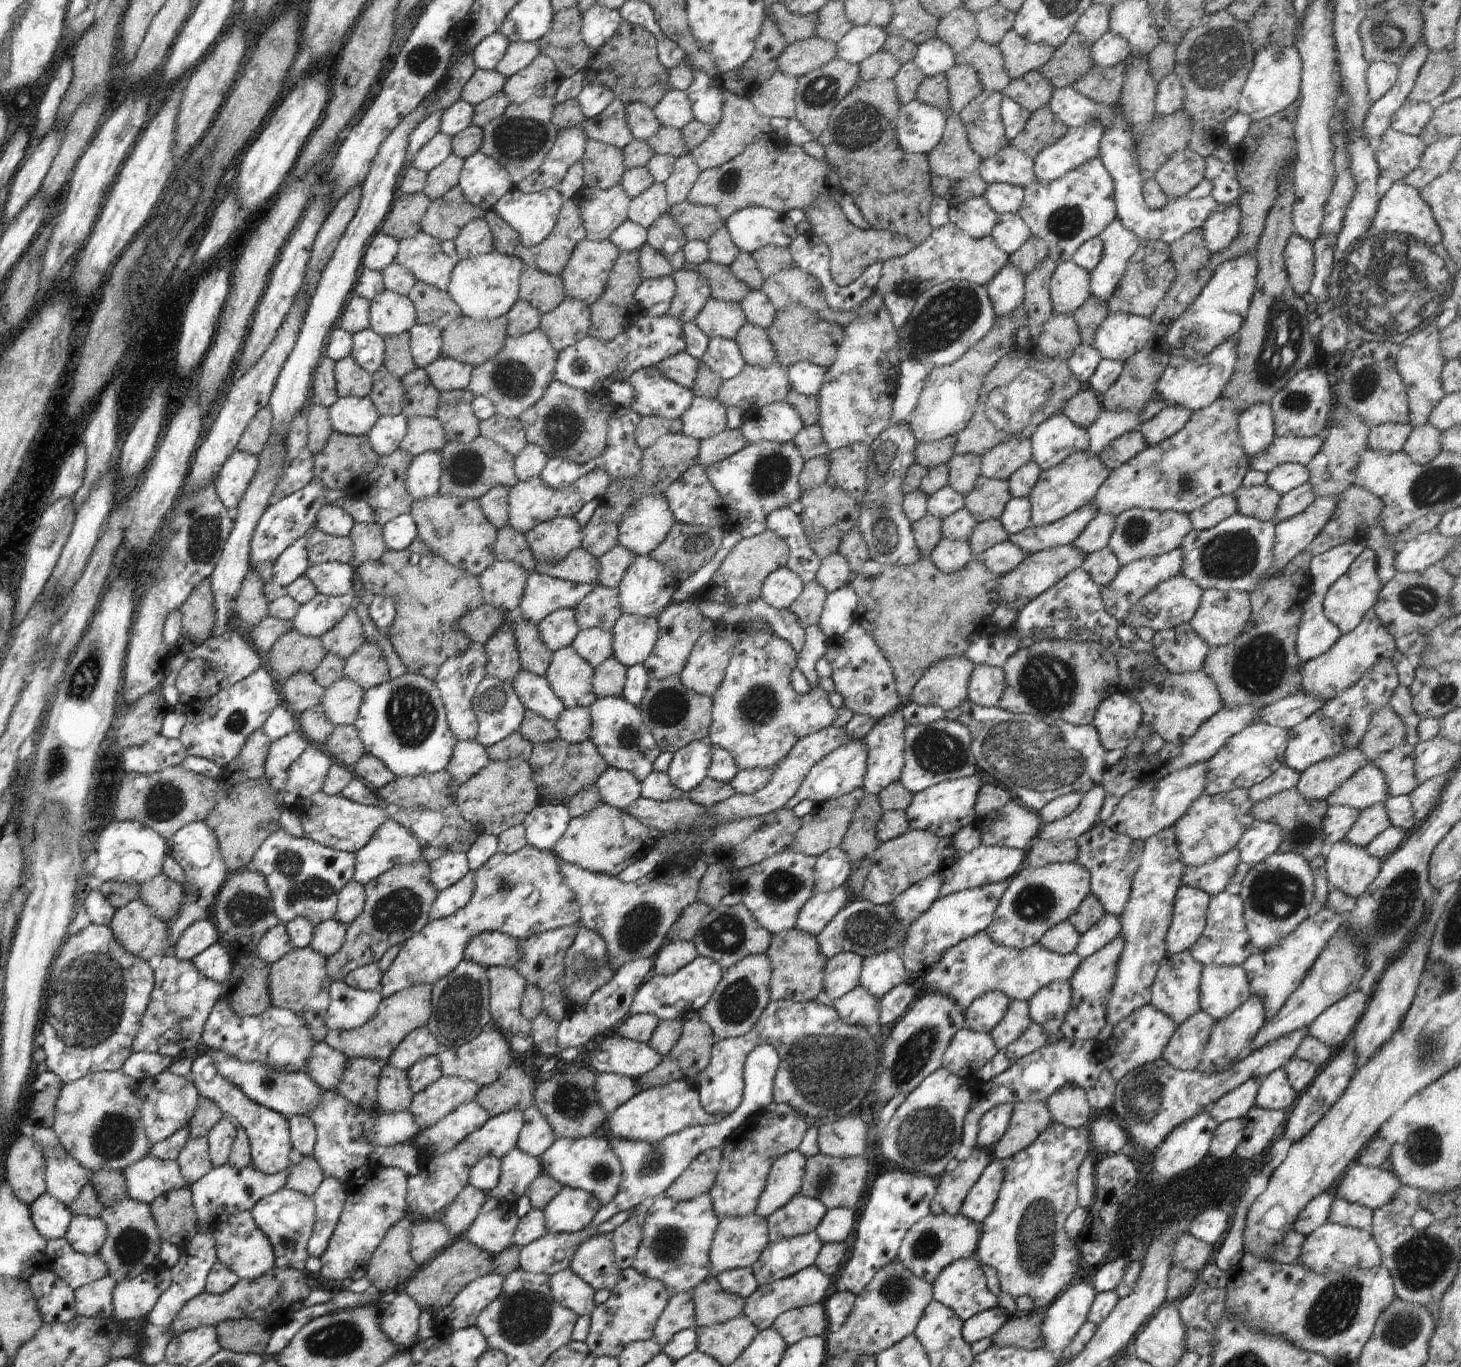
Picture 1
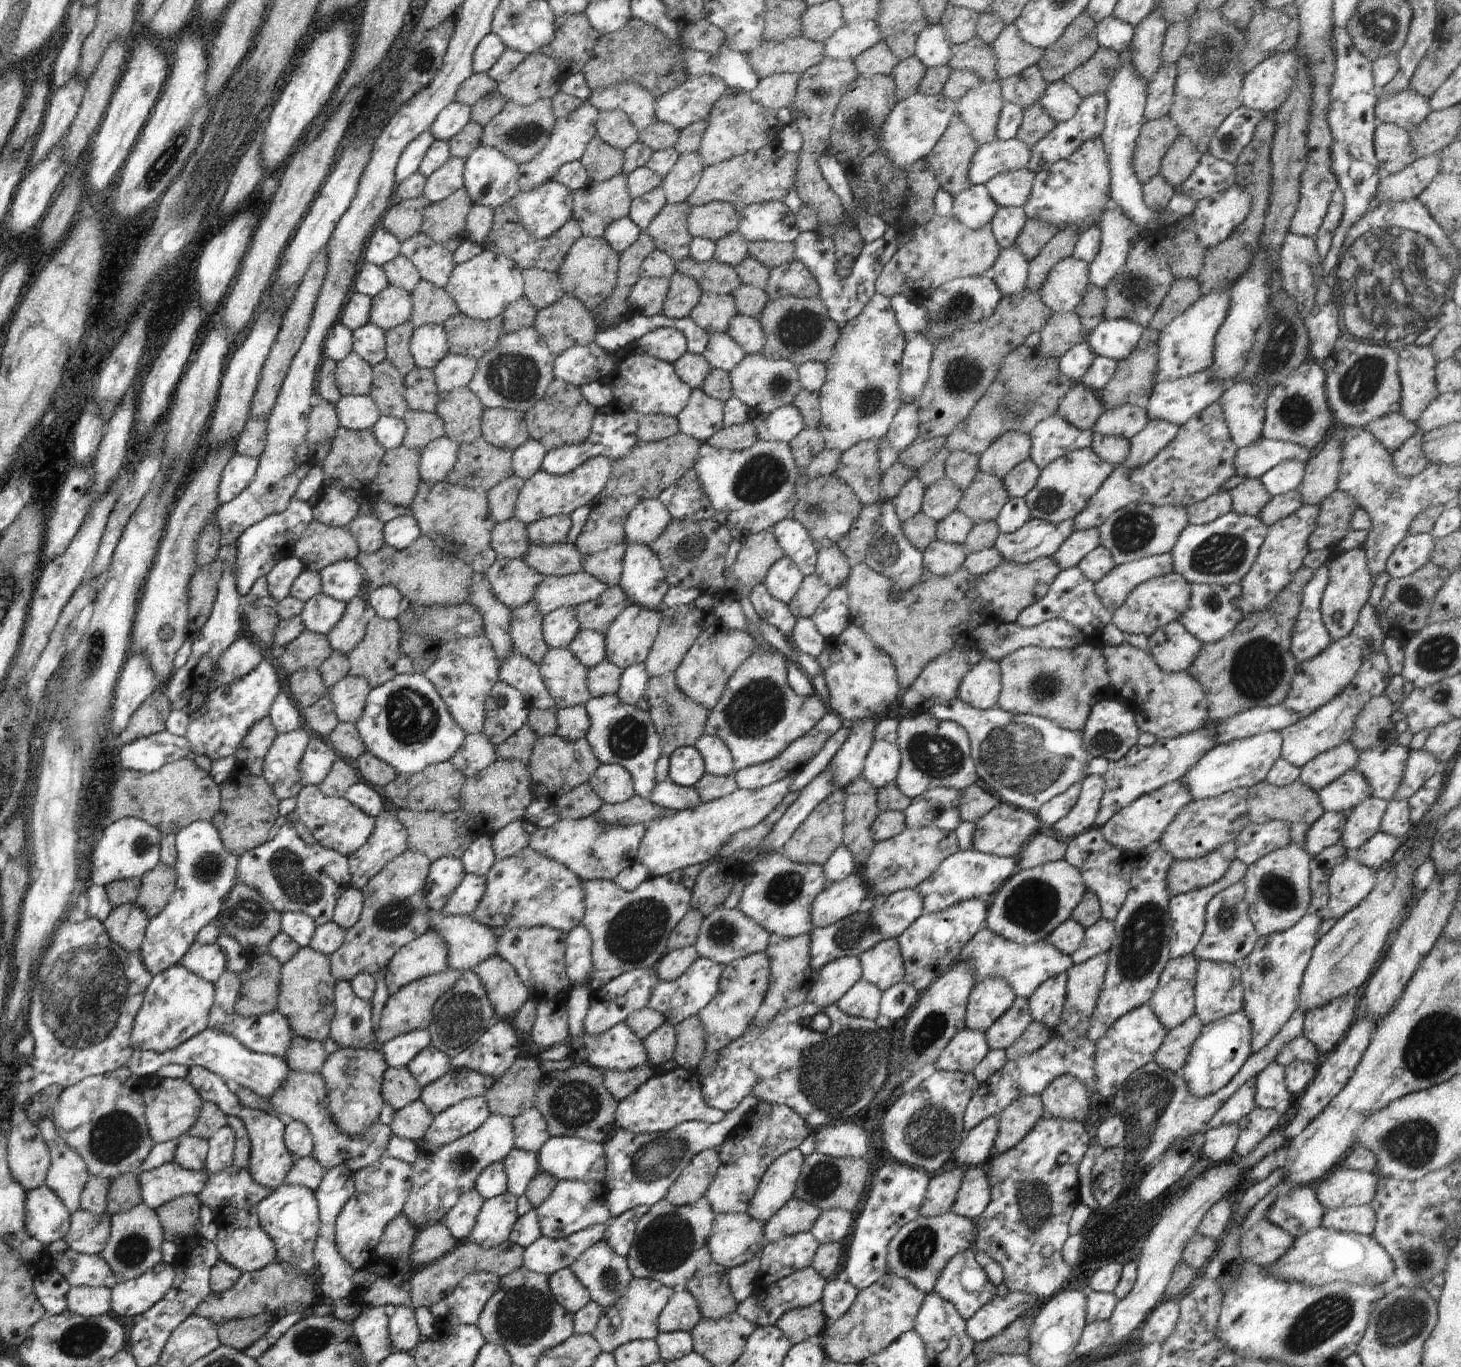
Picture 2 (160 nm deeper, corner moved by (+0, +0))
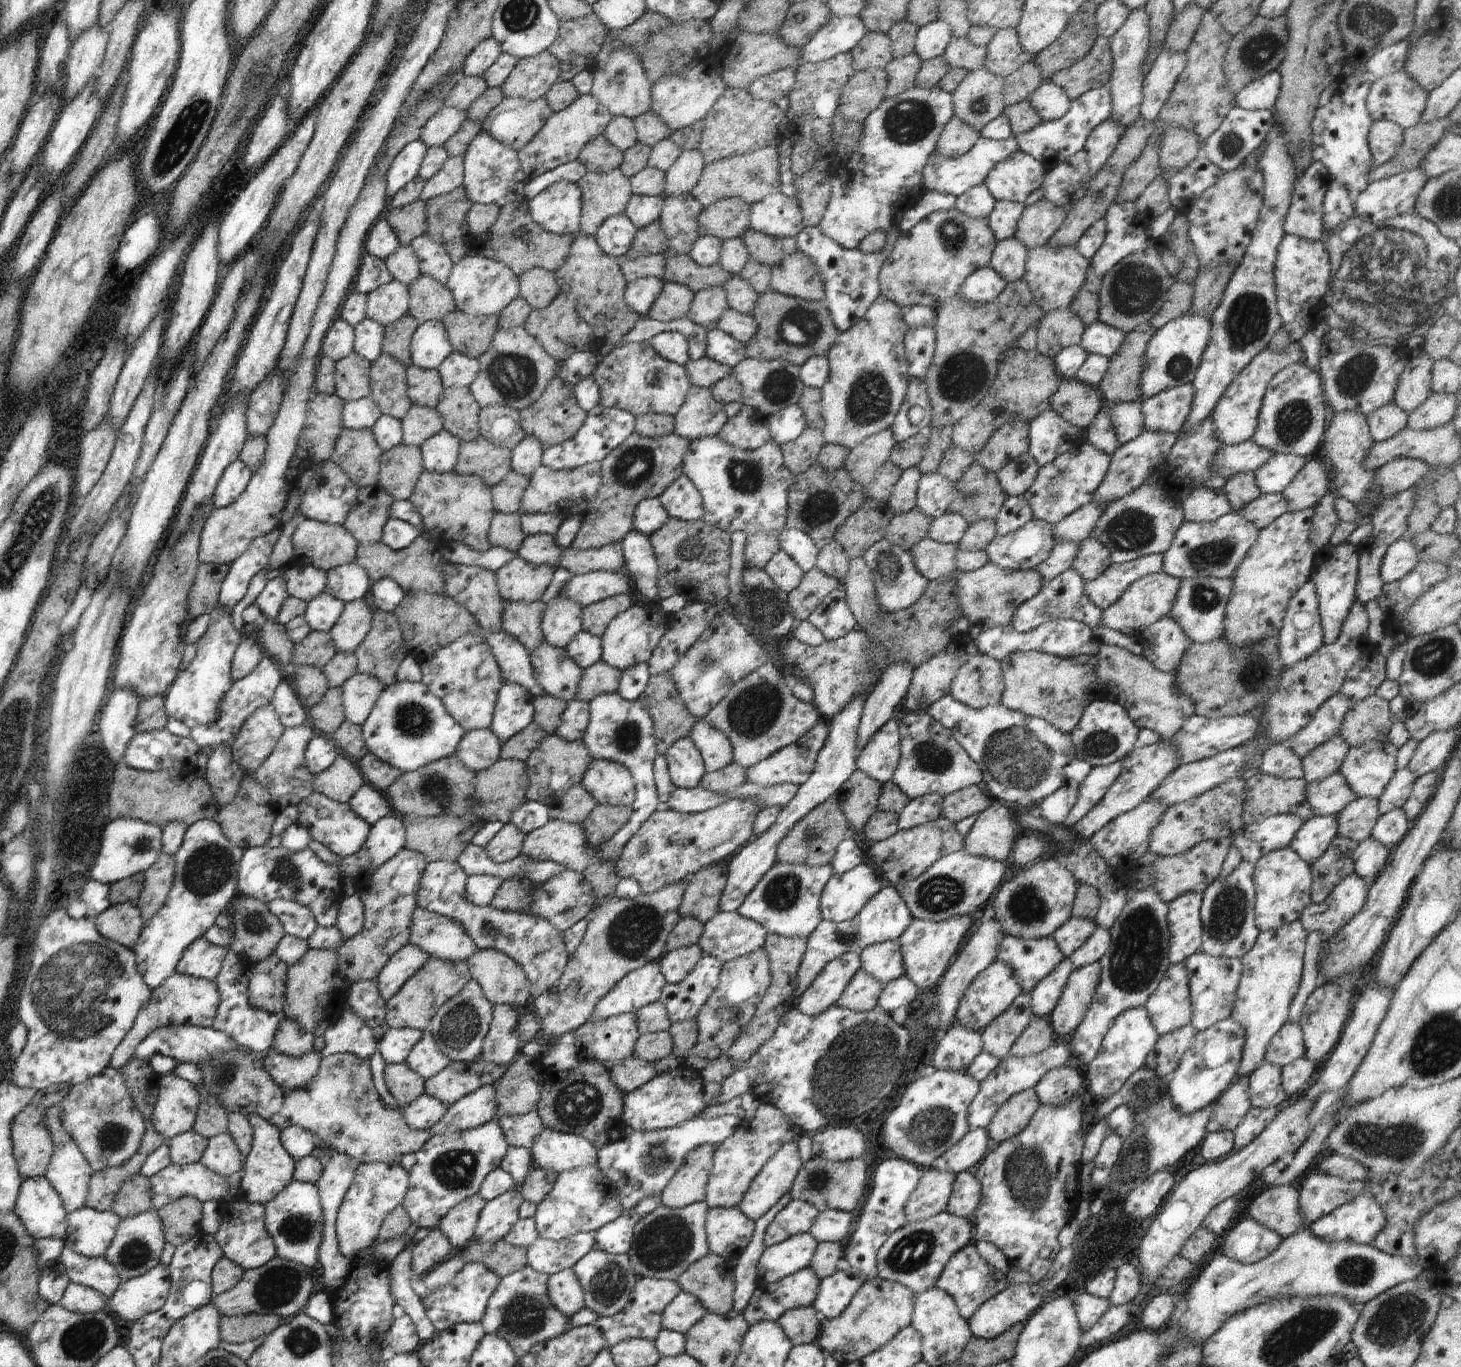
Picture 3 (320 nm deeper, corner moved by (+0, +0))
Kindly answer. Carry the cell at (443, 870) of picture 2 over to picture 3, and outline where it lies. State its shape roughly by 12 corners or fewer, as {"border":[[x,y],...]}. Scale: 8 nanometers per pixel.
{"border":[[456,861],[427,863],[417,906],[523,968],[535,998],[569,962],[541,916],[479,907]]}

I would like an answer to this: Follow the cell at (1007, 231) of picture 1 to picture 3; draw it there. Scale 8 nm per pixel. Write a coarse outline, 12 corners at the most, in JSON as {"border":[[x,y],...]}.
{"border":[[997,201],[987,223],[998,241],[1014,237],[1024,207]]}

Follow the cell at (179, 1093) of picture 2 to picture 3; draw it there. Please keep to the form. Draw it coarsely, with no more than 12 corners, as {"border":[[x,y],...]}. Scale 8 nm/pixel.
{"border":[[174,1073],[158,1078],[151,1119],[165,1142],[192,1130],[202,1096]]}

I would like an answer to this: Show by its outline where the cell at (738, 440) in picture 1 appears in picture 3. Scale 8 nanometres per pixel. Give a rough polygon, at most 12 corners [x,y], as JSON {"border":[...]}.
{"border":[[748,405],[717,435],[743,451],[772,440],[766,417]]}

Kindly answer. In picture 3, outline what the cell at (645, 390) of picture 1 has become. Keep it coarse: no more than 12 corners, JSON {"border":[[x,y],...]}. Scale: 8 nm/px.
{"border":[[646,341],[591,377],[600,405],[675,416],[692,385]]}

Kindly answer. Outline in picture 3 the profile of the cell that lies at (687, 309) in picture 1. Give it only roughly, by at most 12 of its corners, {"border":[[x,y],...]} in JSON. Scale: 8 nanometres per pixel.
{"border":[[665,282],[646,316],[663,323],[684,318],[693,296]]}

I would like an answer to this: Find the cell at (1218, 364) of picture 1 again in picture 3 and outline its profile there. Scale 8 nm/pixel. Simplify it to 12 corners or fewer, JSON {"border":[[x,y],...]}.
{"border":[[1191,383],[1141,402],[1145,428],[1180,432],[1192,408]]}

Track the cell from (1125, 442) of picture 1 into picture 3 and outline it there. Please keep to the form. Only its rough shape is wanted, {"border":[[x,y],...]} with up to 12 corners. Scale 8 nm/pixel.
{"border":[[1096,414],[1085,434],[1094,448],[1114,454],[1121,445],[1109,415]]}

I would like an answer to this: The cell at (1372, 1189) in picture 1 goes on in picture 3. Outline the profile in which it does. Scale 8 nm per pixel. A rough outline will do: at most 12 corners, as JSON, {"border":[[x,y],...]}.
{"border":[[1326,1173],[1298,1186],[1306,1228],[1366,1192],[1368,1182]]}

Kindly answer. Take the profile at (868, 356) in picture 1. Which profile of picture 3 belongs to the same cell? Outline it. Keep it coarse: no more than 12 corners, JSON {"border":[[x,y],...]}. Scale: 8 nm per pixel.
{"border":[[880,294],[826,351],[826,443],[891,428],[909,383],[901,307]]}

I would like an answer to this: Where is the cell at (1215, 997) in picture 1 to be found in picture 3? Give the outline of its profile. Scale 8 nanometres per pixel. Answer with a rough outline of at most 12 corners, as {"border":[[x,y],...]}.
{"border":[[1200,950],[1184,964],[1191,1025],[1230,1017],[1241,959]]}

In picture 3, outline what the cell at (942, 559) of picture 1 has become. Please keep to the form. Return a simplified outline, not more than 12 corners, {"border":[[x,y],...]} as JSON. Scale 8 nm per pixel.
{"border":[[923,538],[910,548],[928,580],[956,570],[959,548]]}

